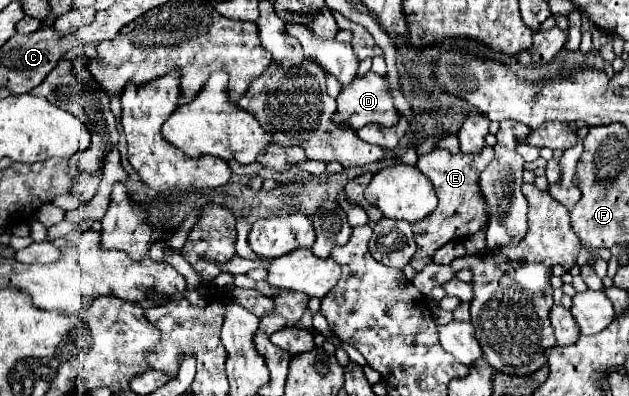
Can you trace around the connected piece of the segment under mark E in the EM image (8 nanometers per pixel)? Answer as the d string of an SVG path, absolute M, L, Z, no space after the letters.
M485 146L481 154L451 154L449 150L435 148L417 160L417 168L433 182L439 206L429 218L423 218L421 222L413 224L413 234L417 242L417 252L411 258L411 266L419 272L423 270L425 264L429 264L433 258L433 252L439 250L443 244L453 242L453 240L465 240L479 230L487 228L487 206L485 200L477 188L477 178L481 170L493 160L493 148Z

